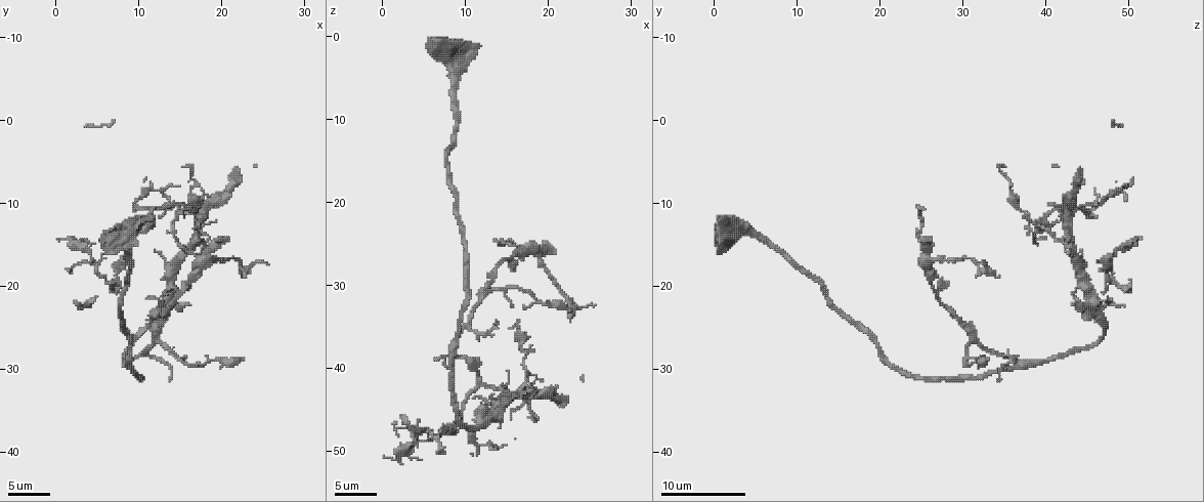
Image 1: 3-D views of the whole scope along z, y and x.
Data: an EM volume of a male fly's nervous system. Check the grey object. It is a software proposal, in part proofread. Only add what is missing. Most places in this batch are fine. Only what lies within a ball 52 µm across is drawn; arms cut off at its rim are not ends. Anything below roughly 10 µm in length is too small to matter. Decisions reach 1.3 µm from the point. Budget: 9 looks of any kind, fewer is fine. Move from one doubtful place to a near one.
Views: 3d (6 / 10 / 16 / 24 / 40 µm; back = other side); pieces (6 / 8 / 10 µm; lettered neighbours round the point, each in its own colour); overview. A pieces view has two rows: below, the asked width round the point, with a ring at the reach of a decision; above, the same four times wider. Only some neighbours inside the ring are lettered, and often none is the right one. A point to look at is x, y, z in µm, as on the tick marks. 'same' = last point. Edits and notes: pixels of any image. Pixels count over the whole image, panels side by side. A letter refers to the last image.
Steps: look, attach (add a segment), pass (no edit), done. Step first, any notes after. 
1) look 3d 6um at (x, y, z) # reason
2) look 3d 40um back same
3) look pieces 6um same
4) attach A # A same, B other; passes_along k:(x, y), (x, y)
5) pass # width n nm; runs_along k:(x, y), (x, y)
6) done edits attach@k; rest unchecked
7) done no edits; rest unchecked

look 3d 6um at (12.6, 12.0, 45.4) # an open end

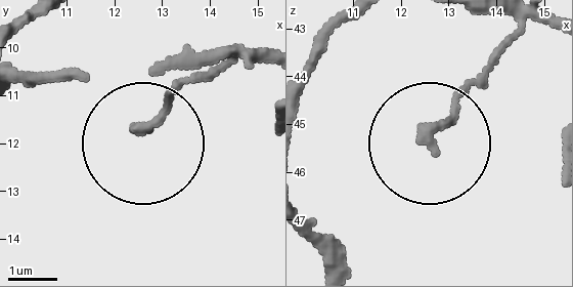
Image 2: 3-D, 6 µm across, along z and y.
look pieces 8um at (12.60, 11.75, 45.50)

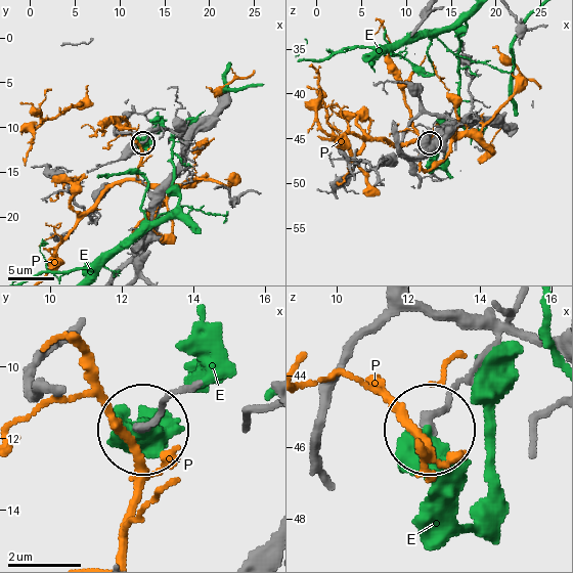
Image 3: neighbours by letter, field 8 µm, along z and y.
pass # width 210 nm; E other, P other; none of them fits

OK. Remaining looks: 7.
look pieces 10um at (16.0, 10.6, 25.4) # tapers out

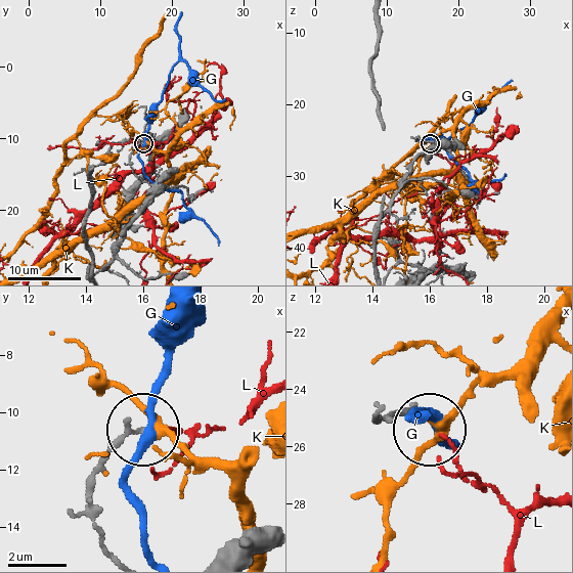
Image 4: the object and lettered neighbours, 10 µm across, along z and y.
pass # G other, K other, L other; runs_along 4:(114, 551), (91, 515), (91, 478), (140, 429); none of them fits

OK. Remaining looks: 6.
look 3d 6um at (6.4, 15.0, 39.2) # an open end

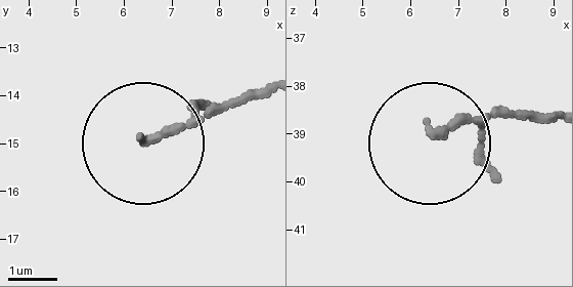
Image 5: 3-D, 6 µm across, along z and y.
look pieces 6um at (6.45, 14.90, 38.95) # what lies round it

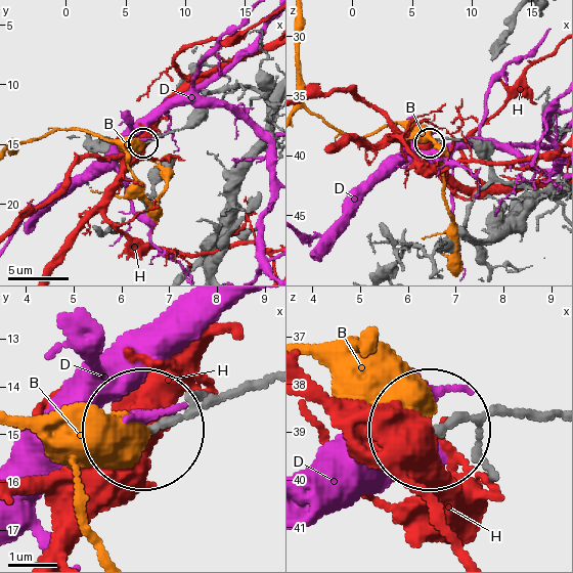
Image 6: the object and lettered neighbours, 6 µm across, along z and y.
pass # width 150 nm; B other, D other, H other; runs_along 6:(556, 422), (507, 409), (437, 430); none of them fits

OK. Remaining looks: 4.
look 3d 6um at (15.2, 10.2, 40.4) # an open end

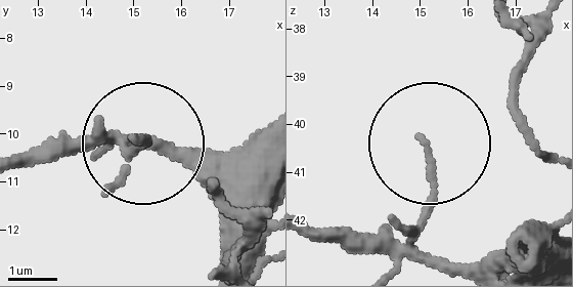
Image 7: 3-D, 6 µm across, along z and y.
look pieces 6um at (15.15, 10.10, 40.45) # see the neighbours

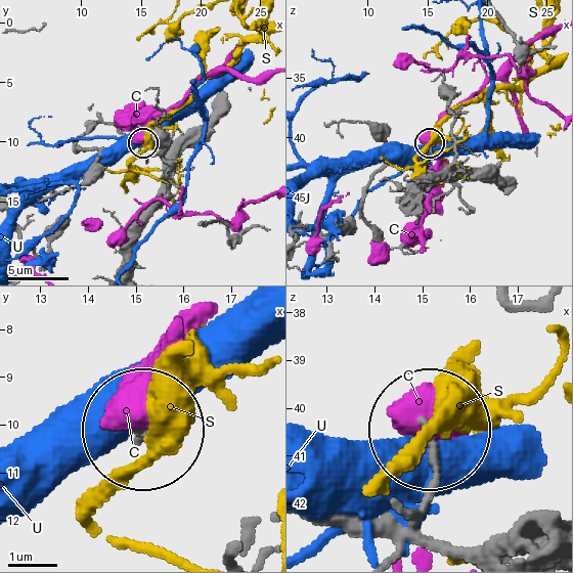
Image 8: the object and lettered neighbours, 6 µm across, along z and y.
pass # width 120 nm; C other, S other, U other; none of them fits

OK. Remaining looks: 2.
done no edits; rest unchecked

